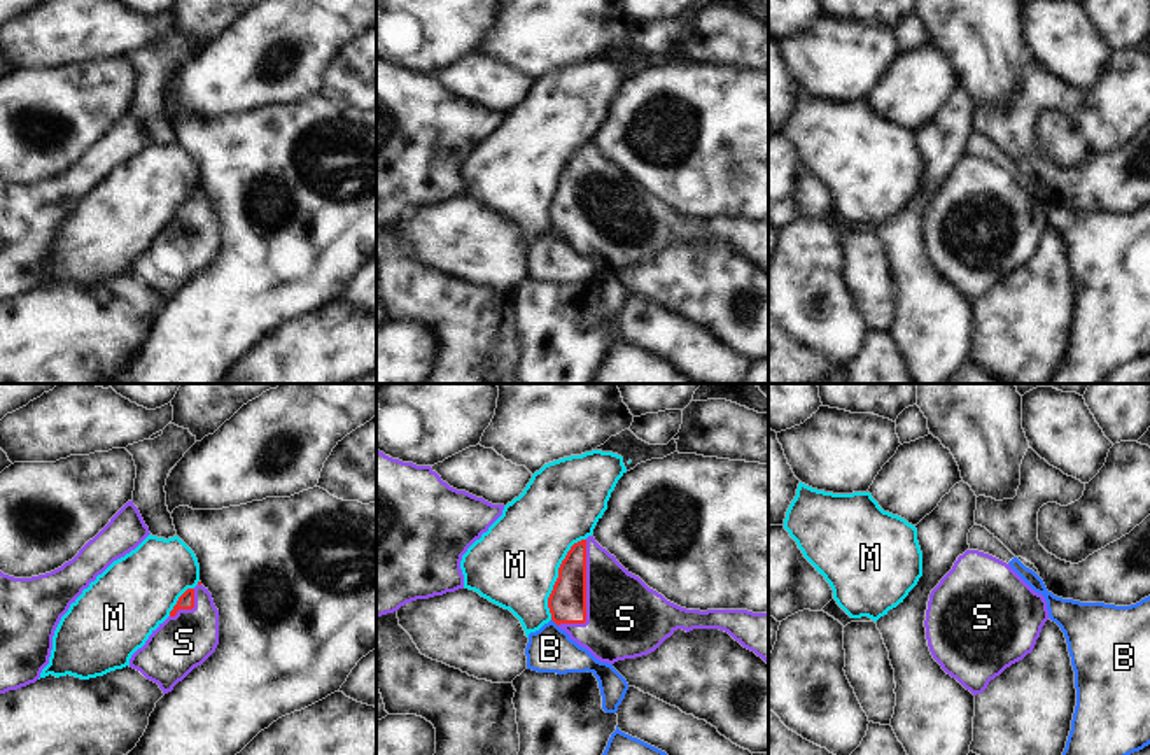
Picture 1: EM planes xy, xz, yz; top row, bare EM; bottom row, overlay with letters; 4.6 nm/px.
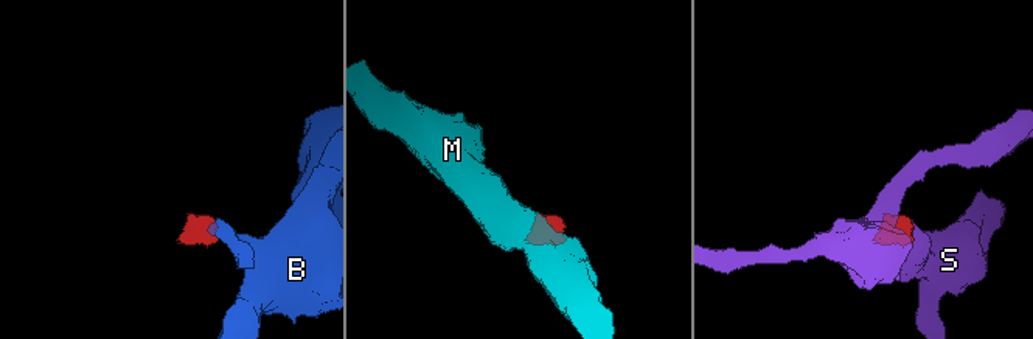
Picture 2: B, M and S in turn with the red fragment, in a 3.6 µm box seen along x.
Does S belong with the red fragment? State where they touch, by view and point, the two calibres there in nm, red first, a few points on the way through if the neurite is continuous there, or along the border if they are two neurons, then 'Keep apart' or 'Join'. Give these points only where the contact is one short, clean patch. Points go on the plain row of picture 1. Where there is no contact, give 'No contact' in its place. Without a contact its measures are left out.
Touches red at xz (585, 202). Thickness 180 nm (red) against 360 nm. Path across: xz (567, 209), (578, 209), (585, 202), (625, 226). Join.

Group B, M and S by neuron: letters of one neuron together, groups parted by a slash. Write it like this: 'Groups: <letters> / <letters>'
Groups: B / M / S.

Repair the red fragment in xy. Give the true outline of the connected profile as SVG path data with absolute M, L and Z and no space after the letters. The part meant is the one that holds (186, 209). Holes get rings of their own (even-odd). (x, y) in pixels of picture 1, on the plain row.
M196 193L179 205L170 224L131 263L130 275L168 301L194 275L201 273L217 252L219 217L208 196Z

